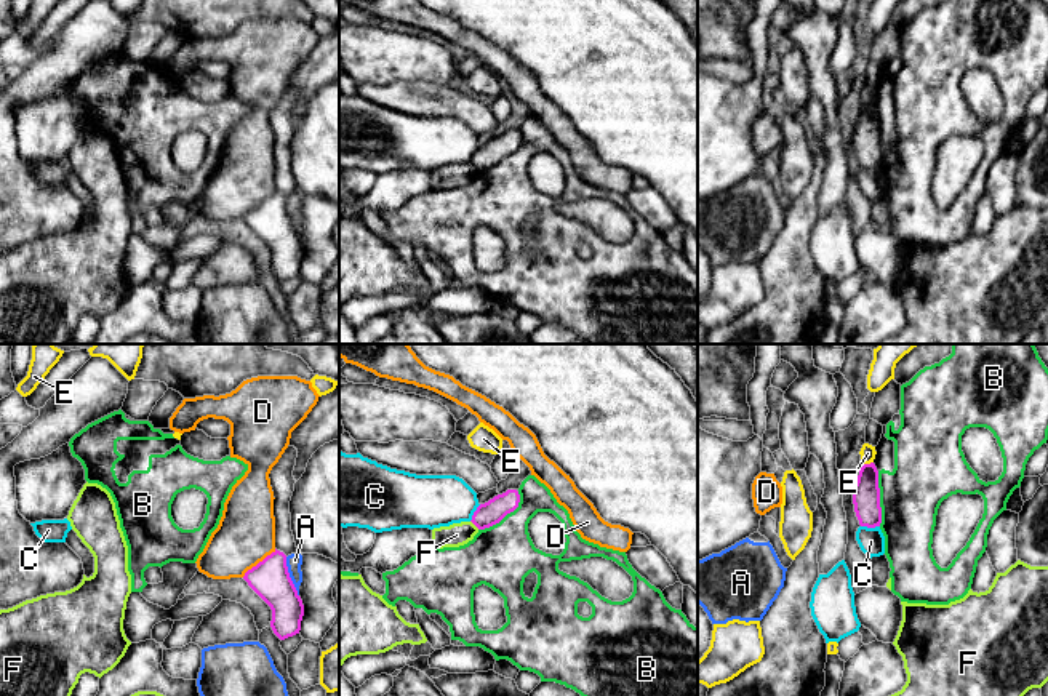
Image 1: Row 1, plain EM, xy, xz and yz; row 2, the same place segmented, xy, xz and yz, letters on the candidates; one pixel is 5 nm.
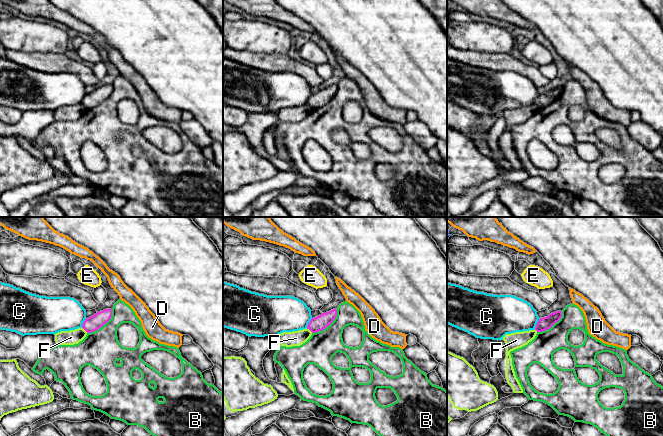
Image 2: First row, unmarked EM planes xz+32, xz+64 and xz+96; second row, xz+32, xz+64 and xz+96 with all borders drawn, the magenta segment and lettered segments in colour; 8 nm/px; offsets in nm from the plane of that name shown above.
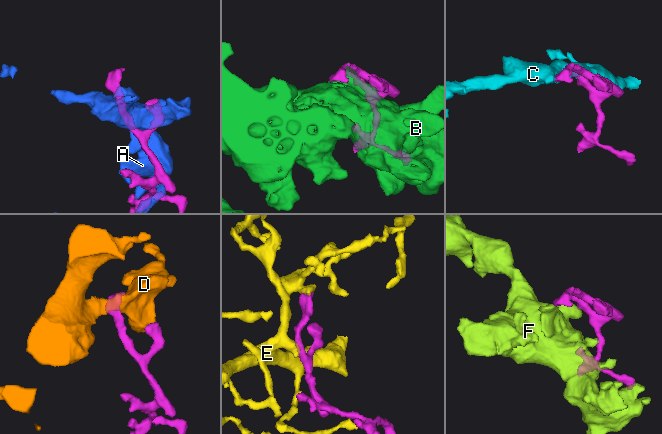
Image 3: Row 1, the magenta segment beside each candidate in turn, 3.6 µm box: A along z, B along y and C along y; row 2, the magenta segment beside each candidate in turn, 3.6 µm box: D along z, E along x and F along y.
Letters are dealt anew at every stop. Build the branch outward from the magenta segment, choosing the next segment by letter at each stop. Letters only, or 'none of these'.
none of these

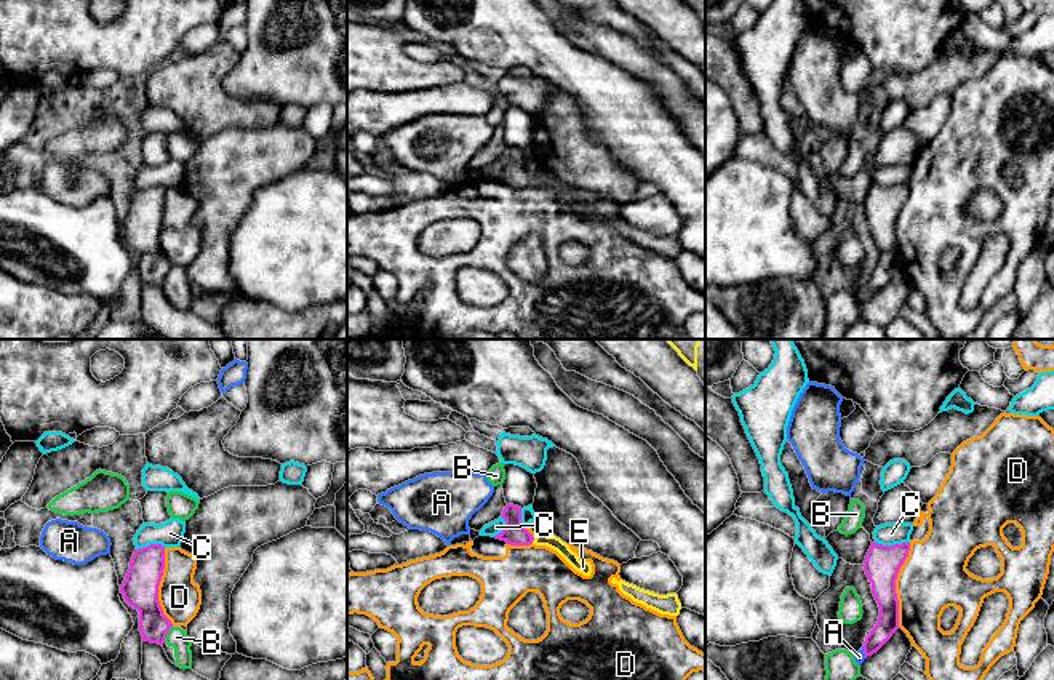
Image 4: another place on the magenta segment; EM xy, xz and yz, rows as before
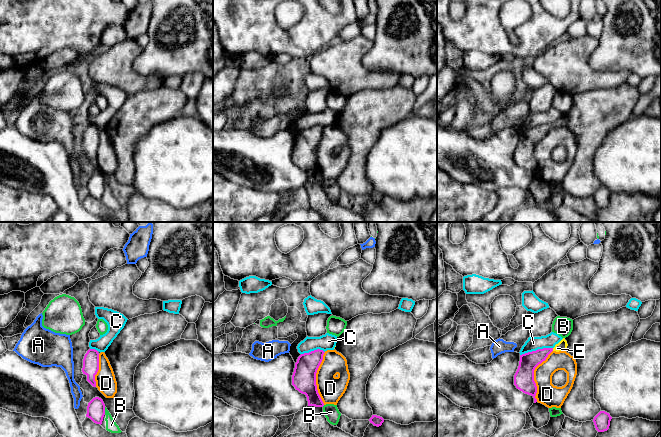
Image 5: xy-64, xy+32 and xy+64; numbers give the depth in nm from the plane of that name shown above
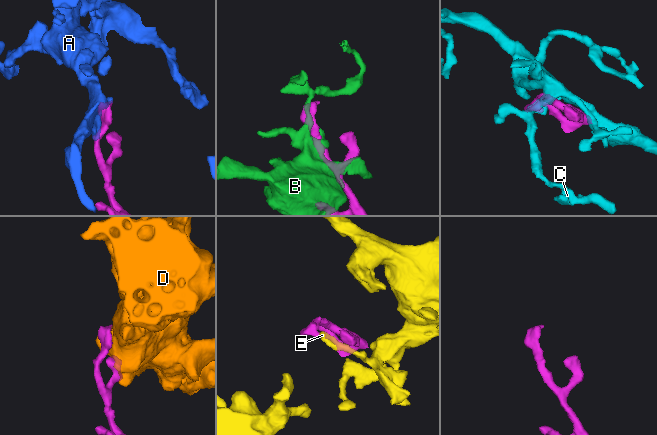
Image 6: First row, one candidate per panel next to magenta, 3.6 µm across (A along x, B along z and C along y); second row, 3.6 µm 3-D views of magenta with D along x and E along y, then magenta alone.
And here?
E

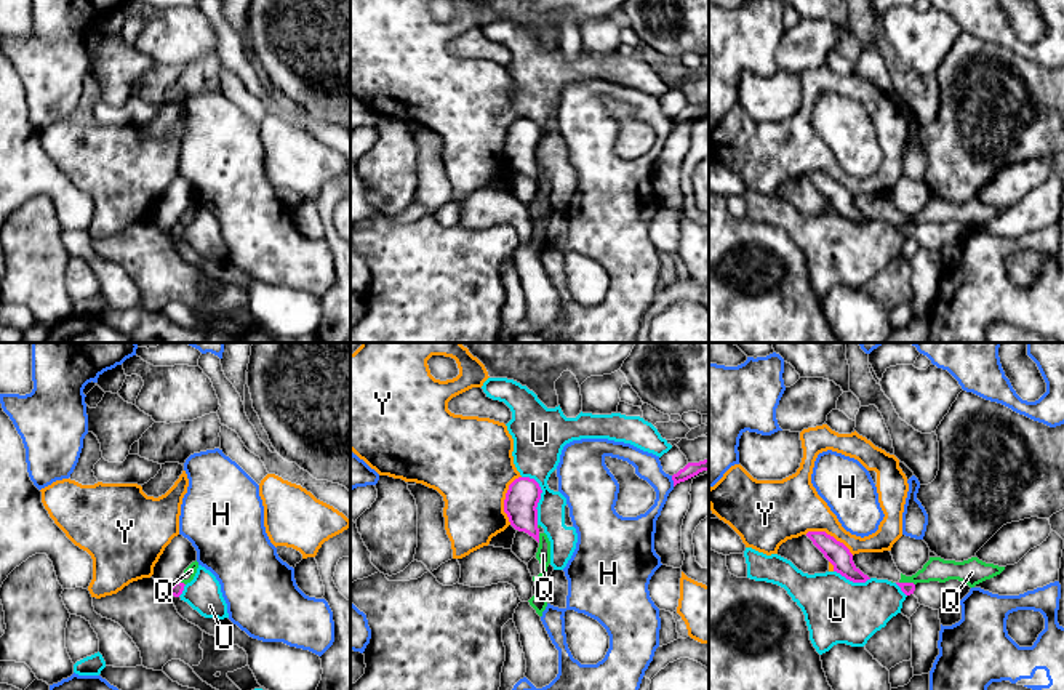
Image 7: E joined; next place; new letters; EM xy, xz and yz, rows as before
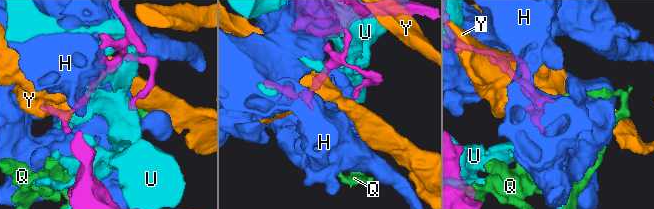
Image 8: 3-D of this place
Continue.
none of these

